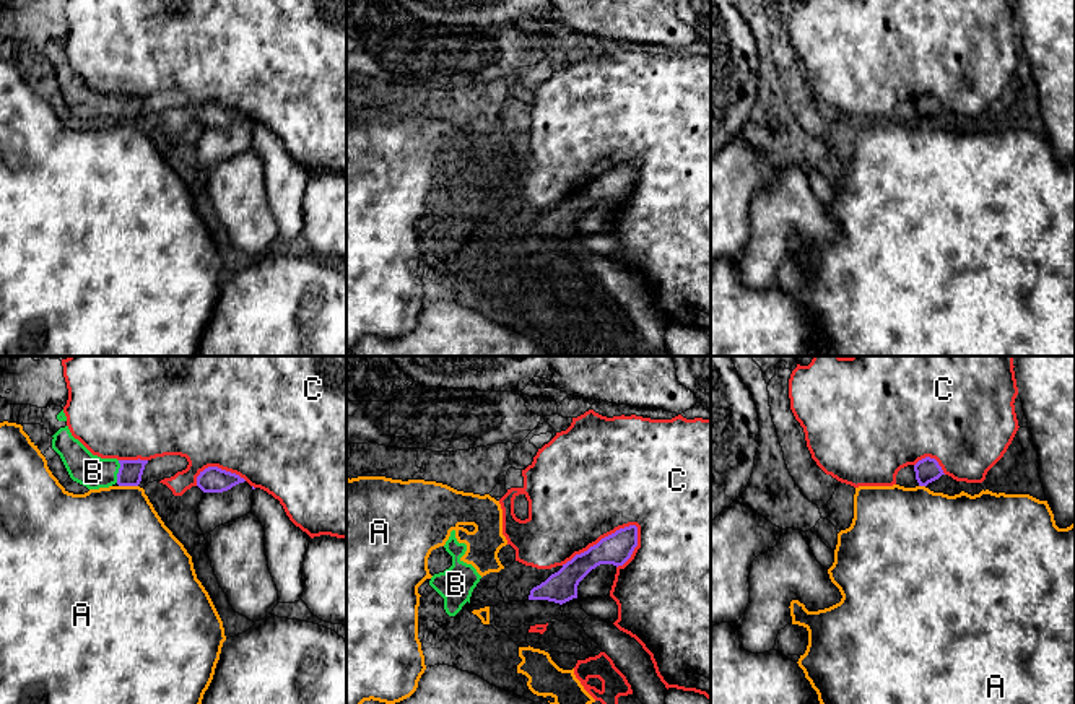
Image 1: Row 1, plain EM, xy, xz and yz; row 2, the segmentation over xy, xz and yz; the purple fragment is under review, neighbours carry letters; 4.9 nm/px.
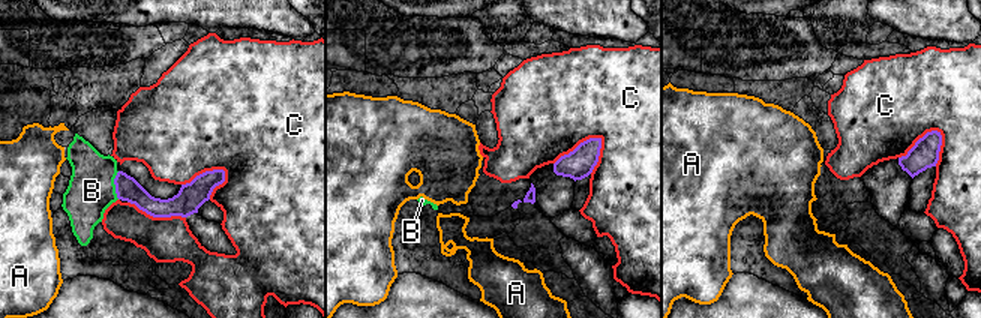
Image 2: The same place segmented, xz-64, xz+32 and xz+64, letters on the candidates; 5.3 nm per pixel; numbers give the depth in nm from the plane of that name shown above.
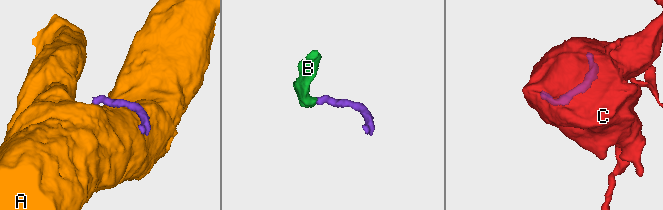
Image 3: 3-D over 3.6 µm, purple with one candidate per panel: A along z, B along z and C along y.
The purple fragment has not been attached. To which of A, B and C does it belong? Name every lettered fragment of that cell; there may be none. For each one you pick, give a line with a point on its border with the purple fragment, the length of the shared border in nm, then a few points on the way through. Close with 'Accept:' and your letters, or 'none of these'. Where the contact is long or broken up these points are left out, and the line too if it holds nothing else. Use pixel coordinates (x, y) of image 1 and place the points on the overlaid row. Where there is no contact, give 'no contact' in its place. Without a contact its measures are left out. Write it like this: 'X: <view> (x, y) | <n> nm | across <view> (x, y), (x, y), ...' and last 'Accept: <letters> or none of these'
B: xy (119, 472) | 110 nm | across xy (130, 472), (119, 472), (93, 472)
Accept: B

